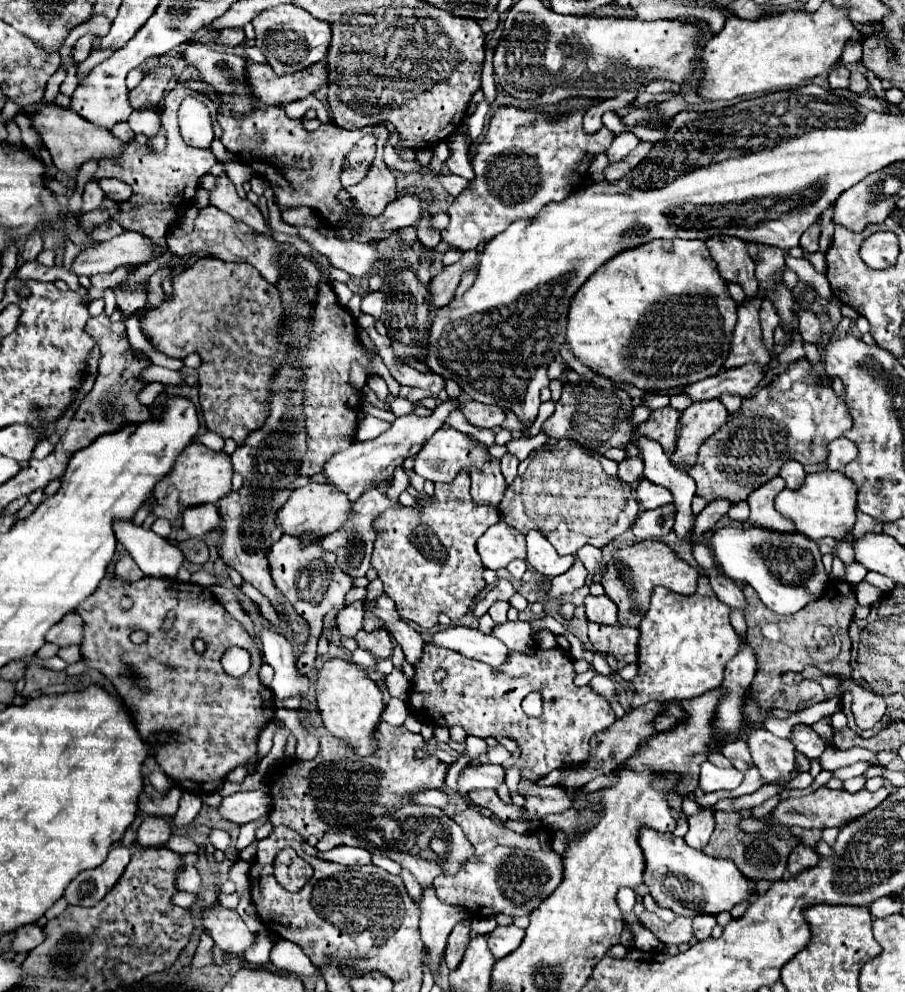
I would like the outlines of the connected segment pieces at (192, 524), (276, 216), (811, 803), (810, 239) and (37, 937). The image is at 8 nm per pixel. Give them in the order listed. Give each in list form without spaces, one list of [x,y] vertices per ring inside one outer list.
[[[198,505],[198,507],[190,507],[184,511],[182,515],[182,523],[184,523],[184,531],[192,537],[204,537],[206,533],[212,533],[214,529],[218,529],[218,521],[220,521],[220,513],[216,505]]]
[[[275,198],[268,199],[267,206],[269,210],[268,224],[276,231],[286,233],[288,235],[294,235],[295,237],[301,238],[298,235],[297,227],[285,223],[282,220],[279,205]]]
[[[882,787],[878,791],[866,791],[860,789],[856,793],[848,793],[844,789],[816,789],[810,795],[798,797],[798,799],[786,799],[782,801],[770,815],[786,827],[800,827],[800,829],[826,829],[826,827],[842,827],[844,823],[868,813],[870,809],[878,807],[888,797],[888,789]]]
[[[820,219],[806,229],[806,233],[800,239],[800,247],[804,249],[804,253],[816,253],[818,251],[818,237],[820,237]]]
[[[24,925],[20,929],[16,929],[16,937],[12,947],[20,953],[20,951],[30,951],[34,947],[38,947],[44,941],[44,933],[40,925]]]

